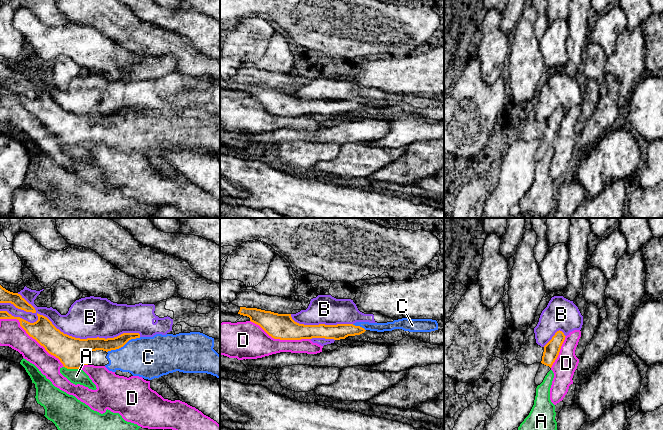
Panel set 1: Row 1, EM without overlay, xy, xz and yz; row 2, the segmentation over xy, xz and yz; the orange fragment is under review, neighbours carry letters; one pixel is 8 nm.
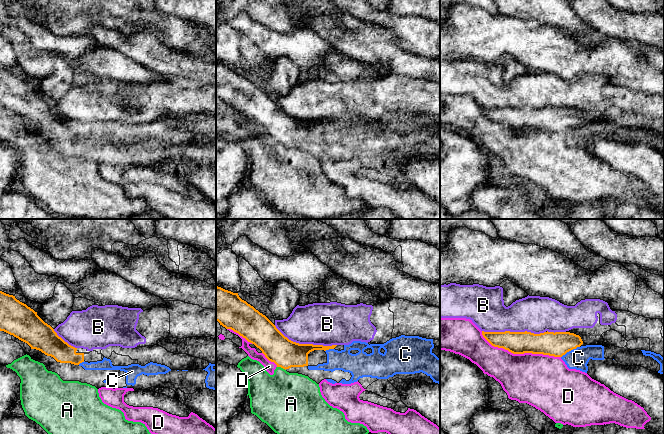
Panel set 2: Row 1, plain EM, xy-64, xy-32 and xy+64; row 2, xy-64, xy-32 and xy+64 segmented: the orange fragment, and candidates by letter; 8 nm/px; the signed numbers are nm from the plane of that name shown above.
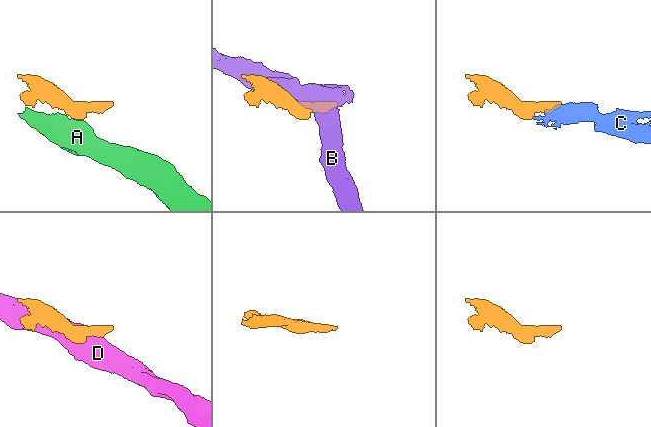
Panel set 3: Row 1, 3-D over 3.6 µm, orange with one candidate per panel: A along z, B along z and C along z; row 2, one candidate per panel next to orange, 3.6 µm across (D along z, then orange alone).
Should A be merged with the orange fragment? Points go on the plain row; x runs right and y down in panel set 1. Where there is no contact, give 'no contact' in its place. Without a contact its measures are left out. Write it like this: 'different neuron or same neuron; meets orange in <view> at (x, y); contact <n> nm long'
different neuron; meets orange in xy at (72, 144); contact 130 nm long

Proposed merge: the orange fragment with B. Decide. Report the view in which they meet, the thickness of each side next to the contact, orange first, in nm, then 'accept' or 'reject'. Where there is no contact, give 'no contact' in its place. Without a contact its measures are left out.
meets orange in xy; 240 nm thick on the orange side, 340 nm on the other; reject

